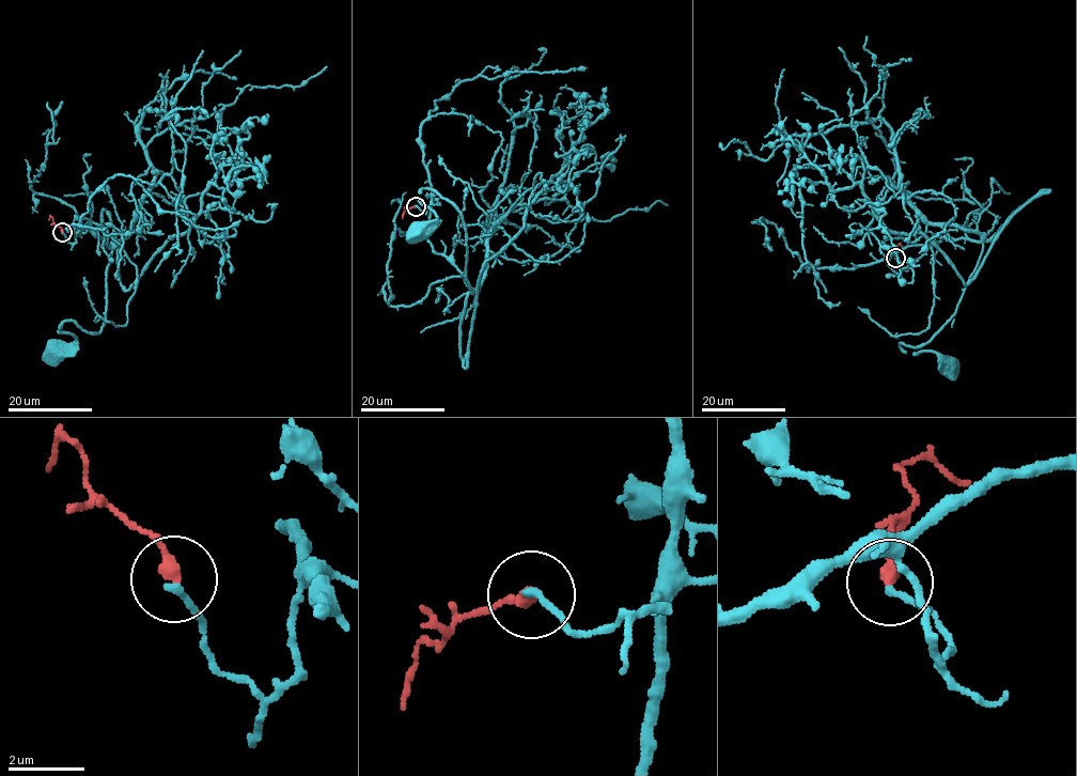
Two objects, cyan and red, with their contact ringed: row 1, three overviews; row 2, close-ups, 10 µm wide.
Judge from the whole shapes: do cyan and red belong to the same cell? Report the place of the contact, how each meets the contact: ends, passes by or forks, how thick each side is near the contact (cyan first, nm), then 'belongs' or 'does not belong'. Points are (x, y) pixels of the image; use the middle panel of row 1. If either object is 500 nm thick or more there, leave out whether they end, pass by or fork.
(416, 206) | cyan ends | red ends | 180/340 nm | belongs

